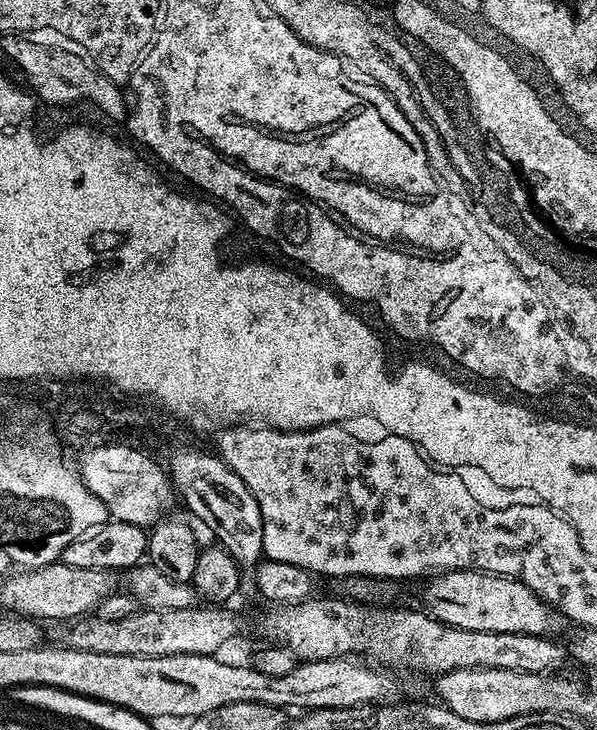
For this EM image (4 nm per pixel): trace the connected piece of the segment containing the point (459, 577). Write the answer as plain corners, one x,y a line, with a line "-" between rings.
444,570
433,575
428,582
428,589
424,592
427,611
450,627
490,634
547,637
552,627
560,628
566,624
565,617
553,611
548,601
541,600
530,586
512,576
495,576
493,572
475,570

